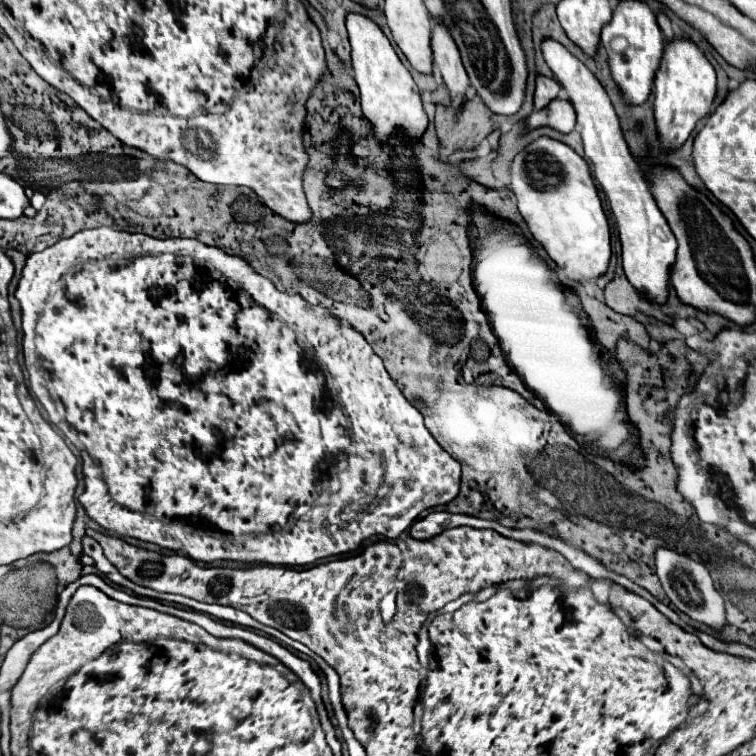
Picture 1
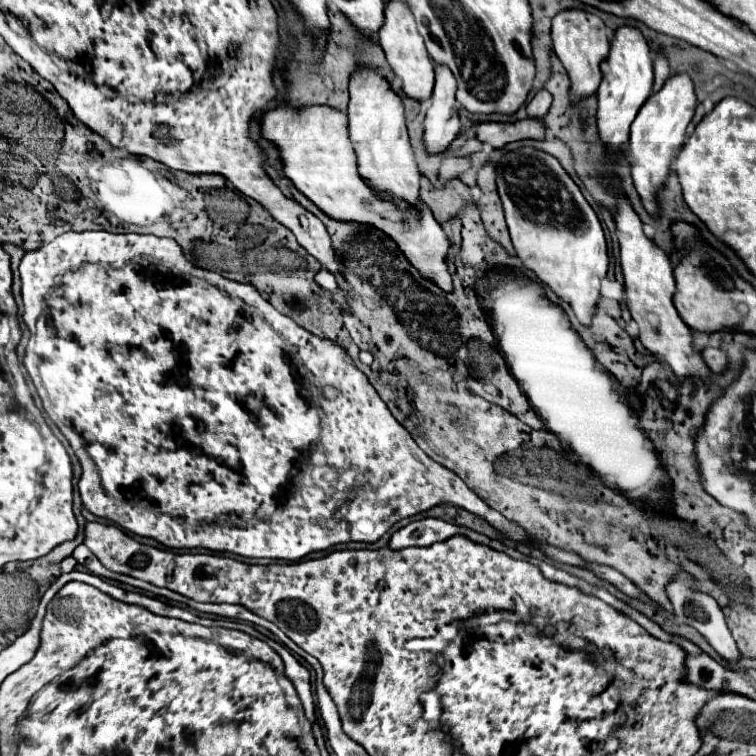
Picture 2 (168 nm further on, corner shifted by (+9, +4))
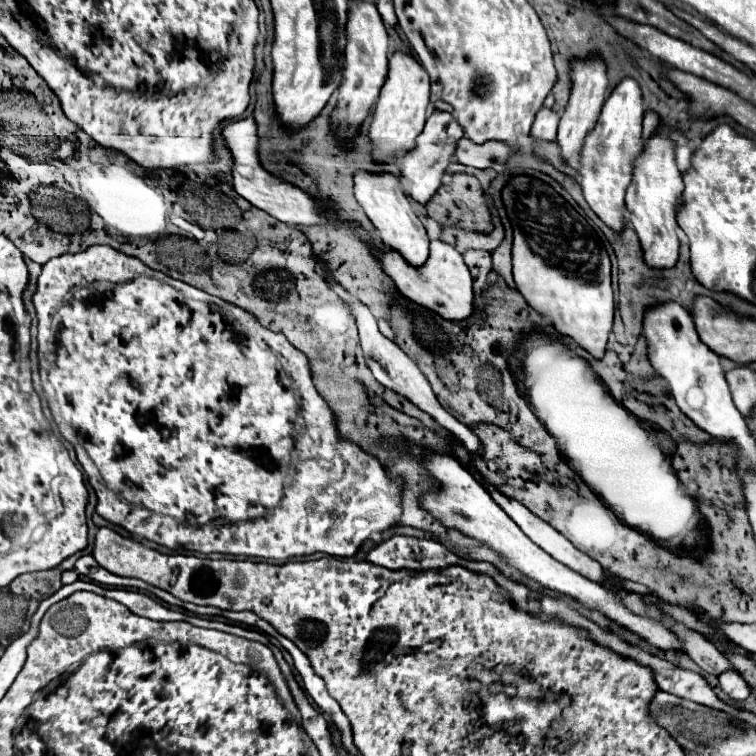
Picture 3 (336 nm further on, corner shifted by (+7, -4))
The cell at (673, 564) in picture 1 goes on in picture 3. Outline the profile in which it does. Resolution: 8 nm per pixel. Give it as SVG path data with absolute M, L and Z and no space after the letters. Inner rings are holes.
M722 672L722 676L718 676L718 680L720 680L720 688L730 696L730 700L744 702L750 696L748 684L740 672Z

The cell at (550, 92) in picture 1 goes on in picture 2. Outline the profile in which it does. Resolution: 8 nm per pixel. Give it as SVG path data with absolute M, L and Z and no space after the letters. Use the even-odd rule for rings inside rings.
M546 88L538 90L536 96L530 100L530 104L526 106L528 116L530 118L544 118L546 112L548 112L548 108L550 108L550 104L552 104L552 94Z

